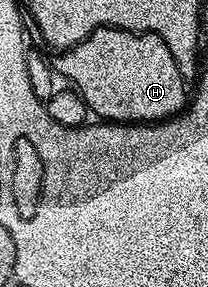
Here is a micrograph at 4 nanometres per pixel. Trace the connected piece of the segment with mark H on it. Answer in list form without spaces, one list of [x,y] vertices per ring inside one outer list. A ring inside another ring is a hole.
[[[100,27],[79,45],[62,50],[57,59],[57,71],[70,79],[72,90],[80,95],[86,107],[98,120],[110,123],[160,123],[180,116],[187,107],[185,79],[181,76],[178,56],[157,35],[122,31],[118,27]]]

